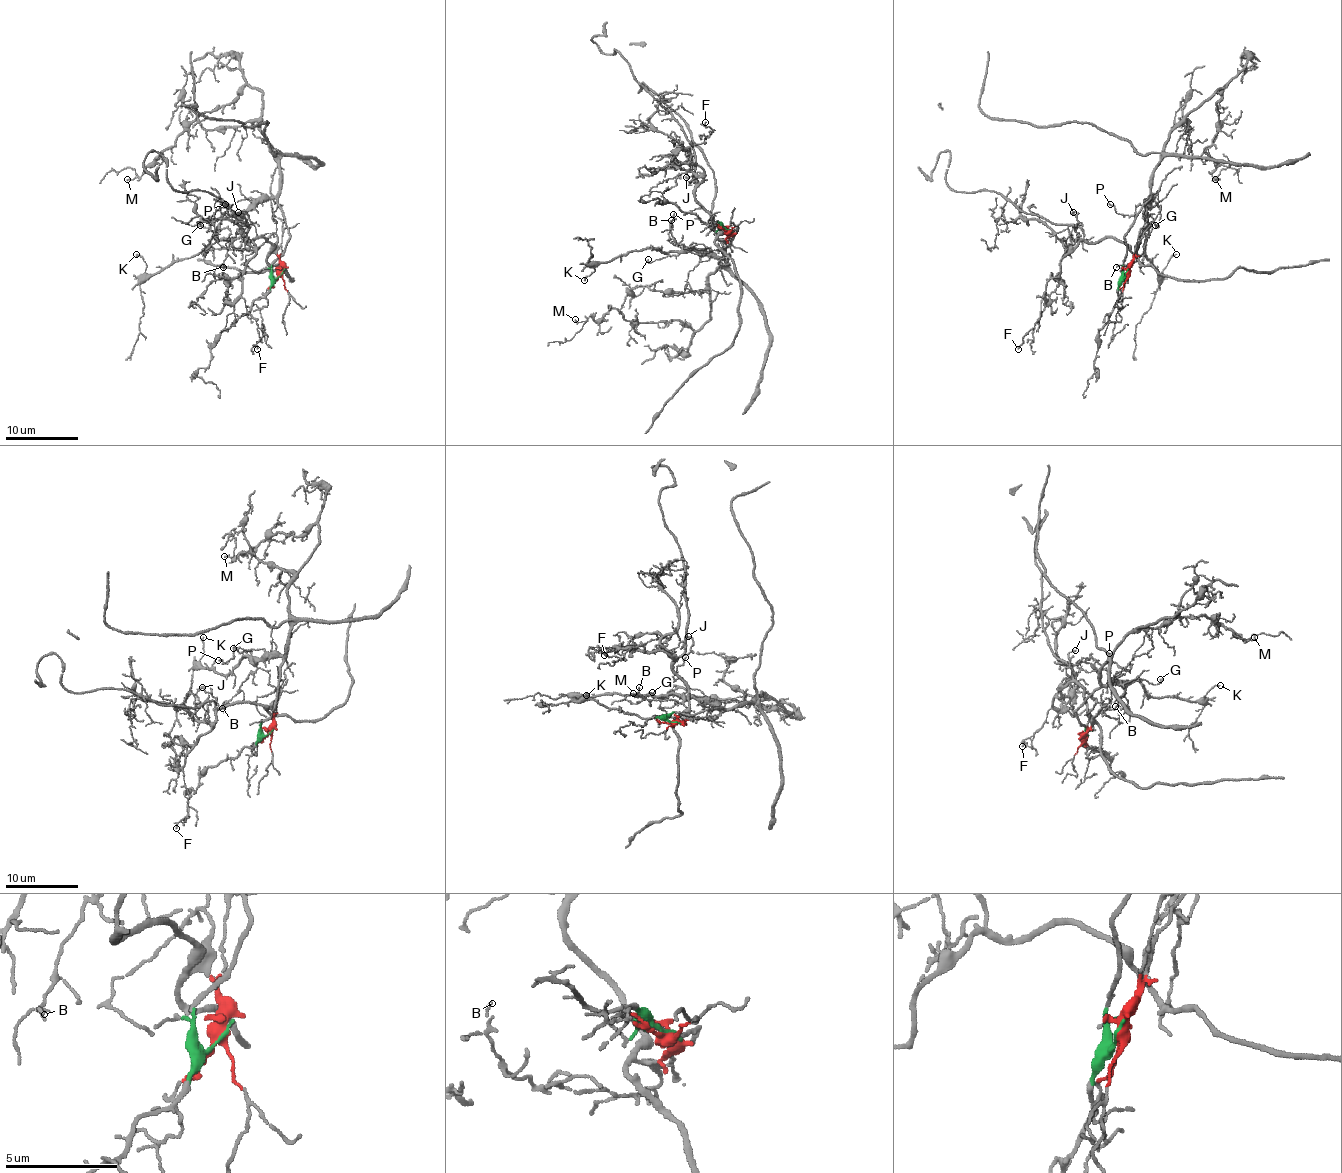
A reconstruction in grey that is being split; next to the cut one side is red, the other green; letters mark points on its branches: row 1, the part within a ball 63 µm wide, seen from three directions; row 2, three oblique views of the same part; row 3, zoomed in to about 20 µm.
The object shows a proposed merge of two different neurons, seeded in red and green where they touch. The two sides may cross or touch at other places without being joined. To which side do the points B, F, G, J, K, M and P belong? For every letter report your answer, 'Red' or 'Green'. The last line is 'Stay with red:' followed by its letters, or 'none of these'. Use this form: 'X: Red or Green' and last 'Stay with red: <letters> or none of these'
B: Green
F: Red
G: Green
J: Red
K: Green
M: Green
P: Green
Stay with red: F, J

